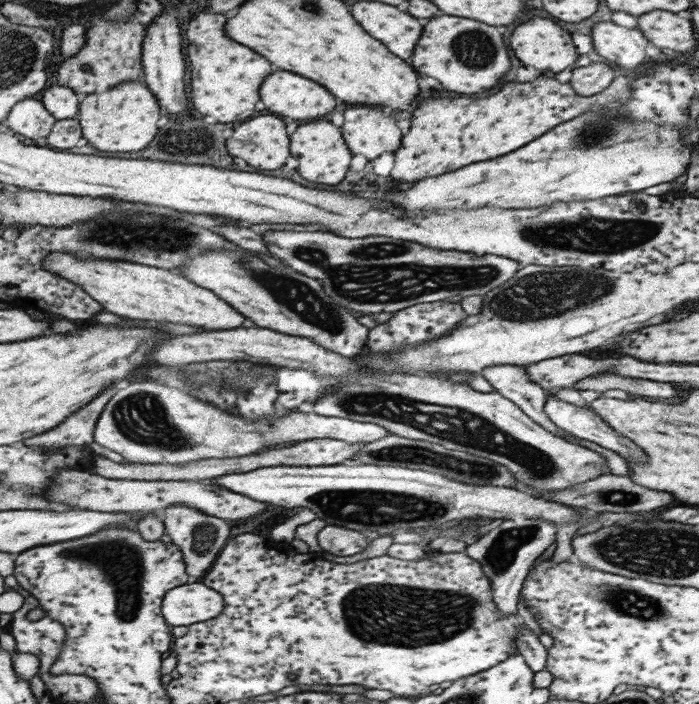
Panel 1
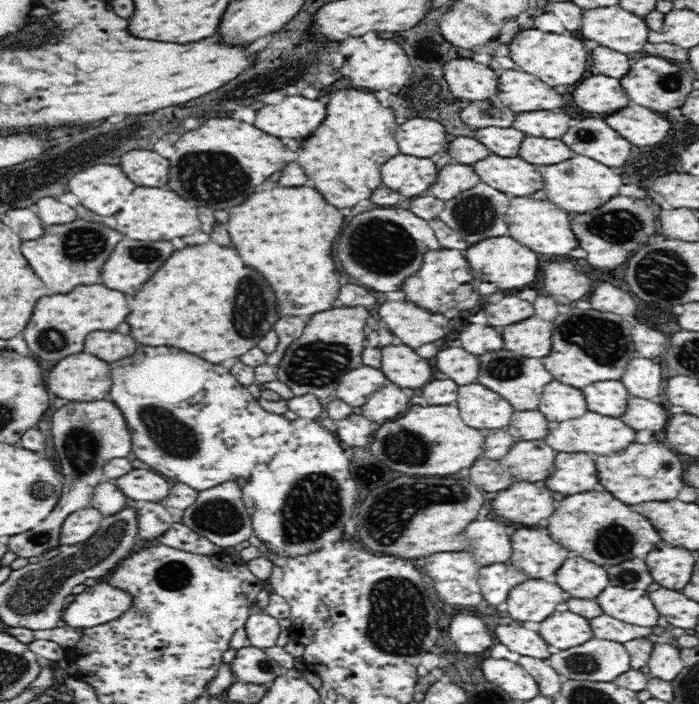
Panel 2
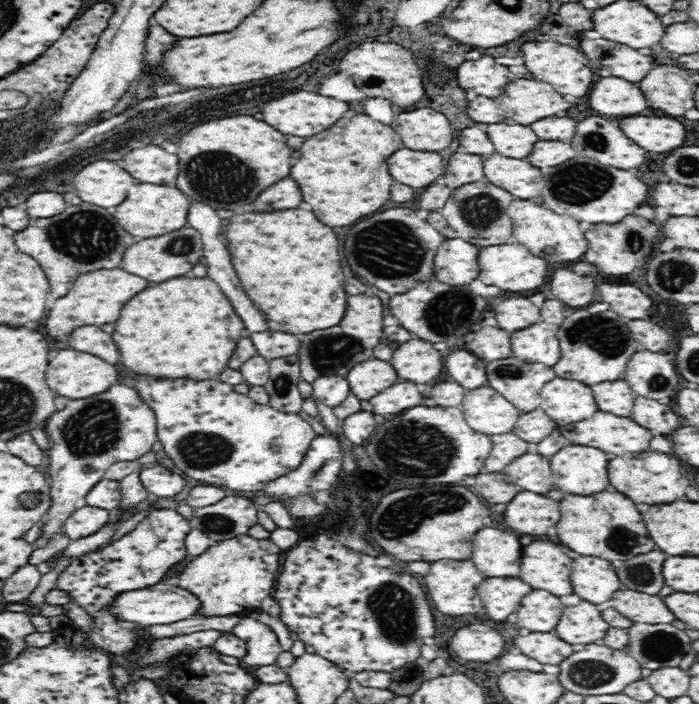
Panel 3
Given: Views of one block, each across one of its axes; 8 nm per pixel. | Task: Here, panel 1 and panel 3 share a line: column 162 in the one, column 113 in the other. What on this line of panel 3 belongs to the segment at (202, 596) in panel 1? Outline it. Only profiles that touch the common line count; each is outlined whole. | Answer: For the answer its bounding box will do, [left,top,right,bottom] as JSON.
[106,581,200,626]

